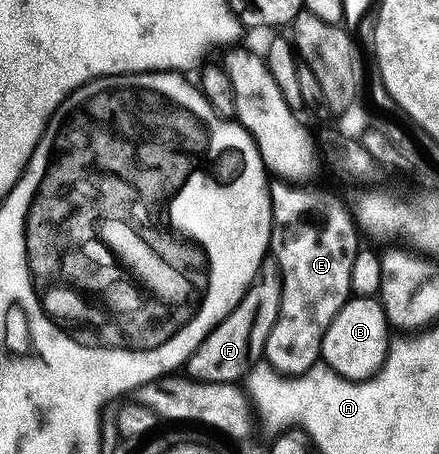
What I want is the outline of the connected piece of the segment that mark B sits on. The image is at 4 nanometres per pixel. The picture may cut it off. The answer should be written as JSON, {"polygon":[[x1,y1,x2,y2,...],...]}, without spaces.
{"polygon":[[352,295,345,306,341,306,337,318,329,322,329,330,325,330,322,363,347,380,369,380,377,375,387,360,387,332,389,333,387,315,378,299,375,296]]}

